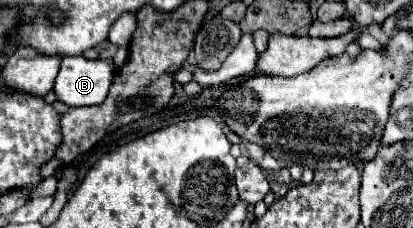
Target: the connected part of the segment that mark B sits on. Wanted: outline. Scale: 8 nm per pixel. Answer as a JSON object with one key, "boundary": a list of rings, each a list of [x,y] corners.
{"boundary":[[[64,56],[54,92],[58,94],[58,100],[68,106],[96,106],[102,104],[108,96],[110,84],[114,80],[114,68],[104,60],[88,60],[84,56]]]}

